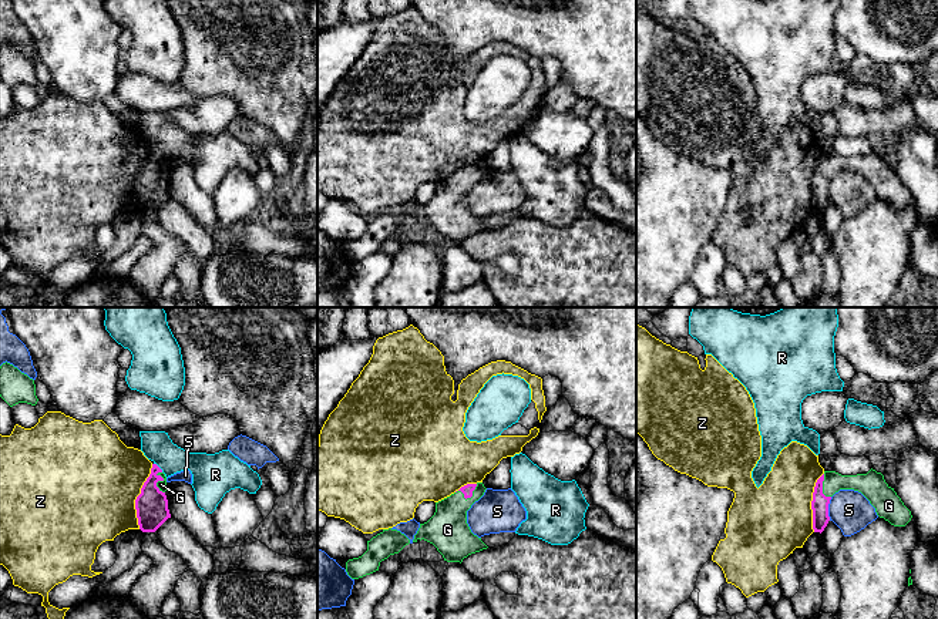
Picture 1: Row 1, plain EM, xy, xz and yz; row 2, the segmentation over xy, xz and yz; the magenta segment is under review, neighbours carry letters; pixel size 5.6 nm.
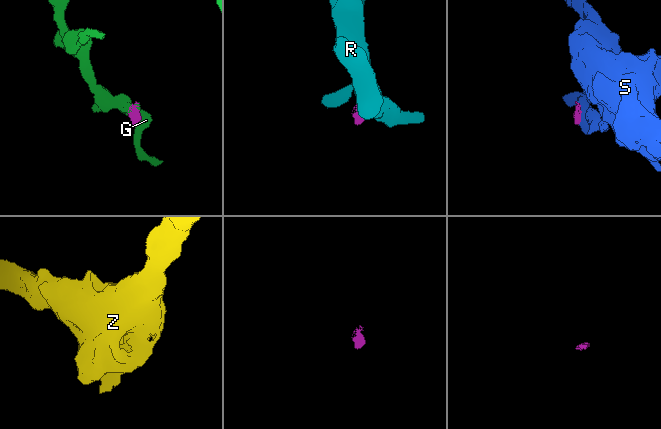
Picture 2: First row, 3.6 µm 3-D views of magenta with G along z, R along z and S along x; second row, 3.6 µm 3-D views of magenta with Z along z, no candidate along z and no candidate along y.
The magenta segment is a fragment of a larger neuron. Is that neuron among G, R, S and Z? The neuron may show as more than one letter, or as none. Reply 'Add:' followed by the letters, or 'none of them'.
Add: G

